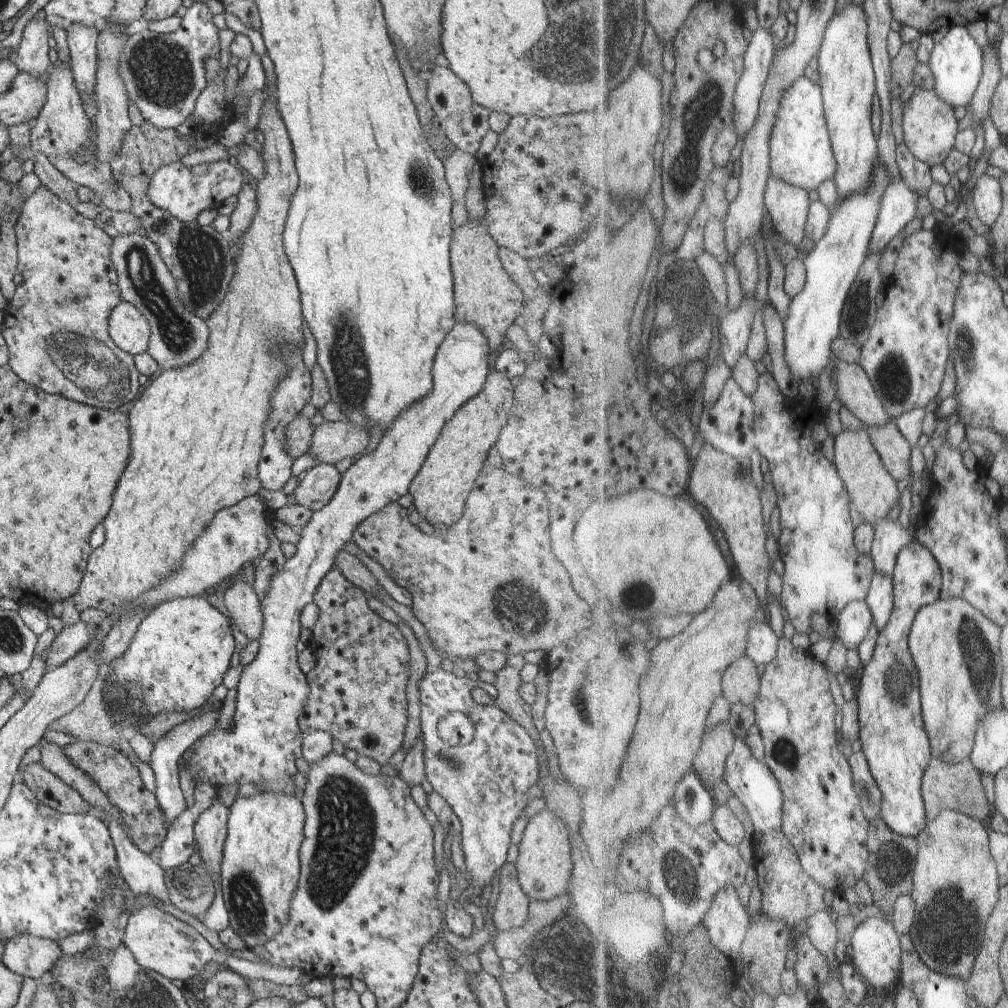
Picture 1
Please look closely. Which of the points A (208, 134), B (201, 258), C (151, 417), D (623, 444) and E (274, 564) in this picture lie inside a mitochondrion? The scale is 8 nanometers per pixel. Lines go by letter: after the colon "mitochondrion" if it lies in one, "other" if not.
A: other
B: mitochondrion
C: other
D: other
E: other

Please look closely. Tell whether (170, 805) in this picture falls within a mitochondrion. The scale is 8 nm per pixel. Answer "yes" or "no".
no

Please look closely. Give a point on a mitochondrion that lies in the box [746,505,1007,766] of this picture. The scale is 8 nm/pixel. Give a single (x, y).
(974, 649)

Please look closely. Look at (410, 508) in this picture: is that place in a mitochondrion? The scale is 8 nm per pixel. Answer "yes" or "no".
no

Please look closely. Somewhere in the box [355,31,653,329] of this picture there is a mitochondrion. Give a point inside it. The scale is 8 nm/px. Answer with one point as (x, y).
(422, 179)

